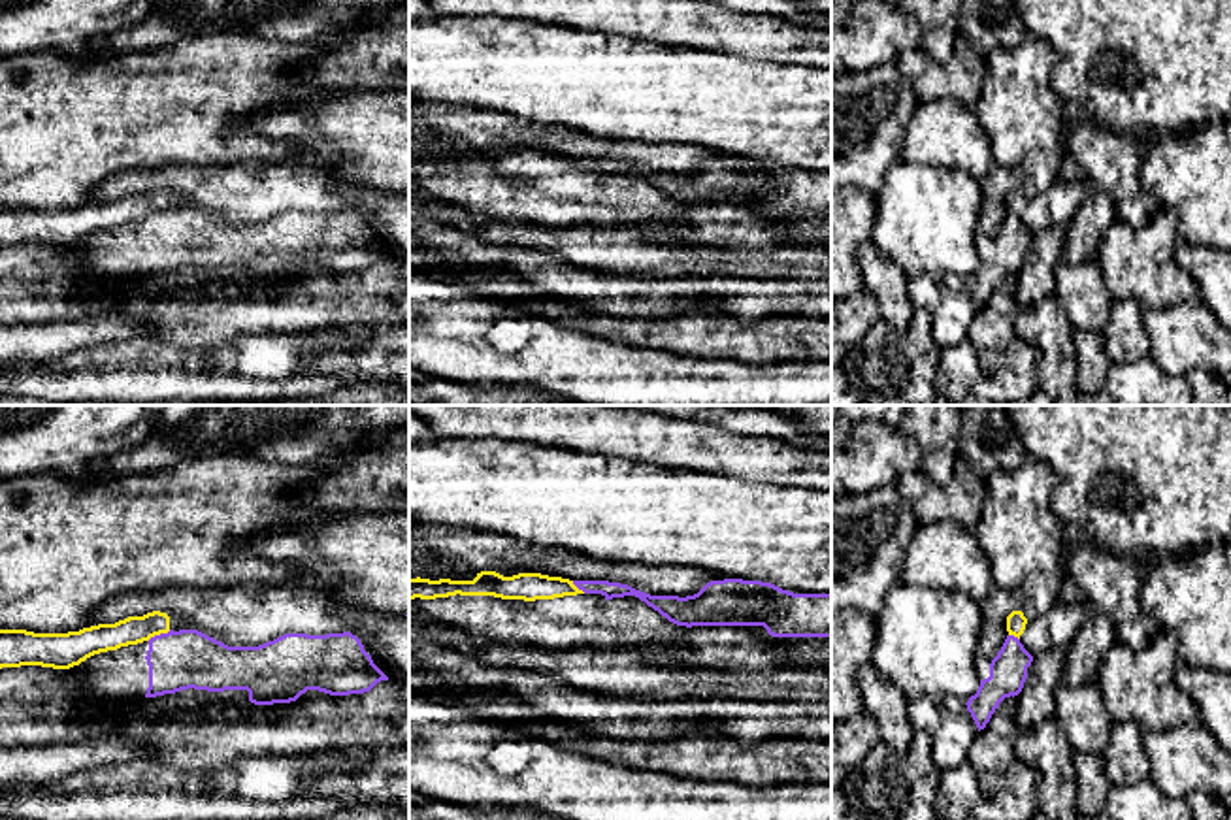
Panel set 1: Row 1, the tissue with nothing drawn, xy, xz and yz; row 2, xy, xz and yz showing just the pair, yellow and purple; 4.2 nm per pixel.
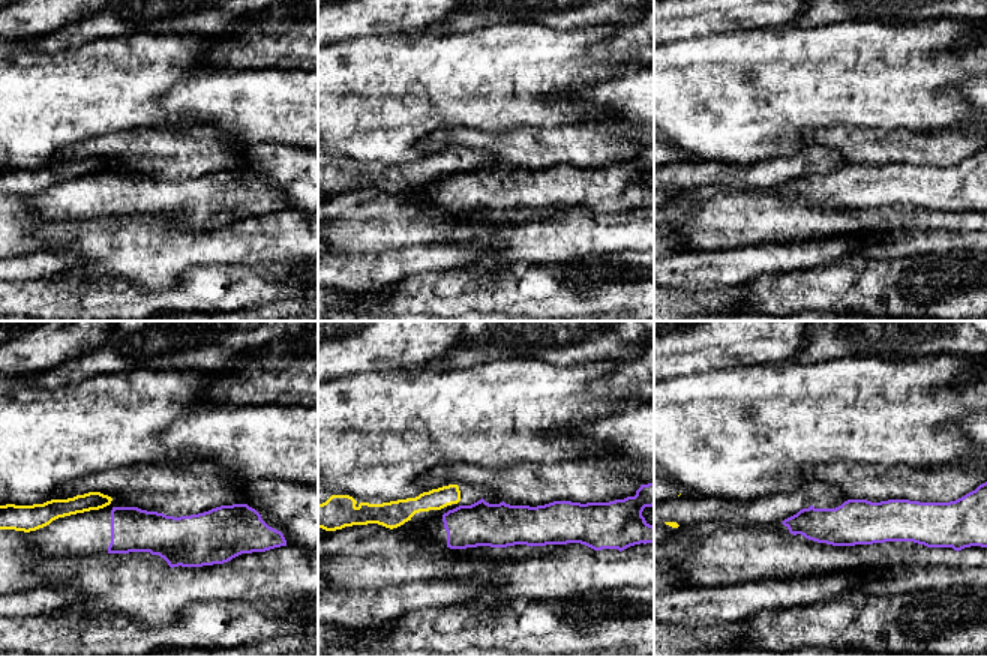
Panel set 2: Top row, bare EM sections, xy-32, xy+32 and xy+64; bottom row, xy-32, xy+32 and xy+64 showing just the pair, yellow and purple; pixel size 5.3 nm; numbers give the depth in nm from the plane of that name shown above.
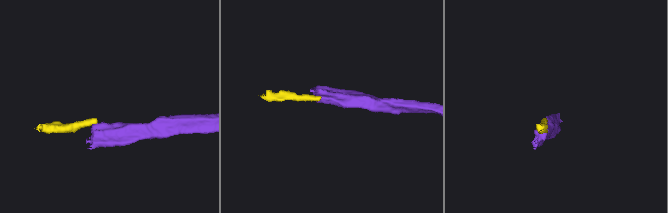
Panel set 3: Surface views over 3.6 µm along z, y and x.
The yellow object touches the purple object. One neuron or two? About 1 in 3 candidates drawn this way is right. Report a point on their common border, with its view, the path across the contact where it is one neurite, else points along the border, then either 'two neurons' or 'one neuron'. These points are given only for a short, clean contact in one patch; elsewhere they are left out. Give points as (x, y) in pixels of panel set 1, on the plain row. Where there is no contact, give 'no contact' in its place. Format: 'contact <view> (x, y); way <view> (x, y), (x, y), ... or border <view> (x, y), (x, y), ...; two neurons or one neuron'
contact xy (159, 212); border xy (170, 208), (147, 217); two neurons

